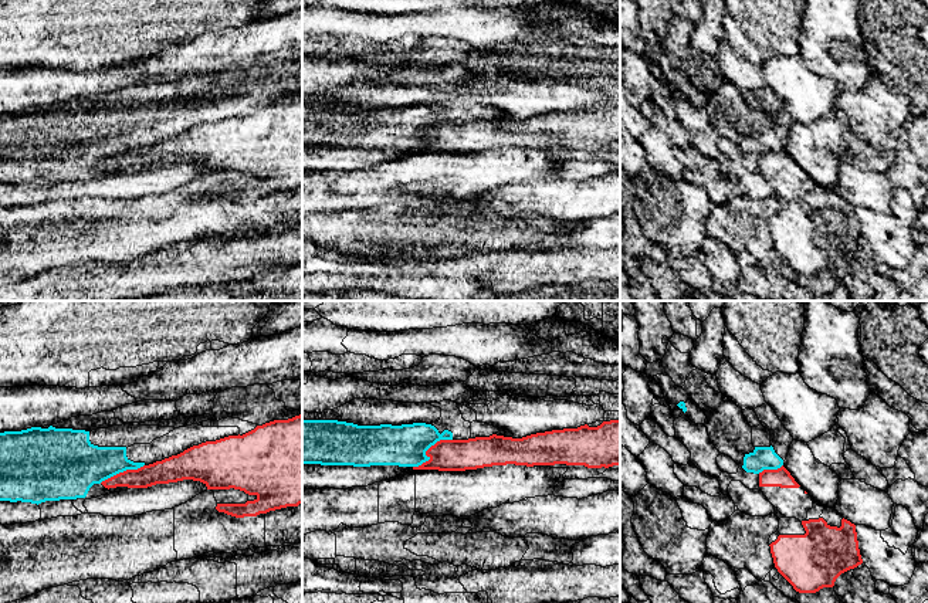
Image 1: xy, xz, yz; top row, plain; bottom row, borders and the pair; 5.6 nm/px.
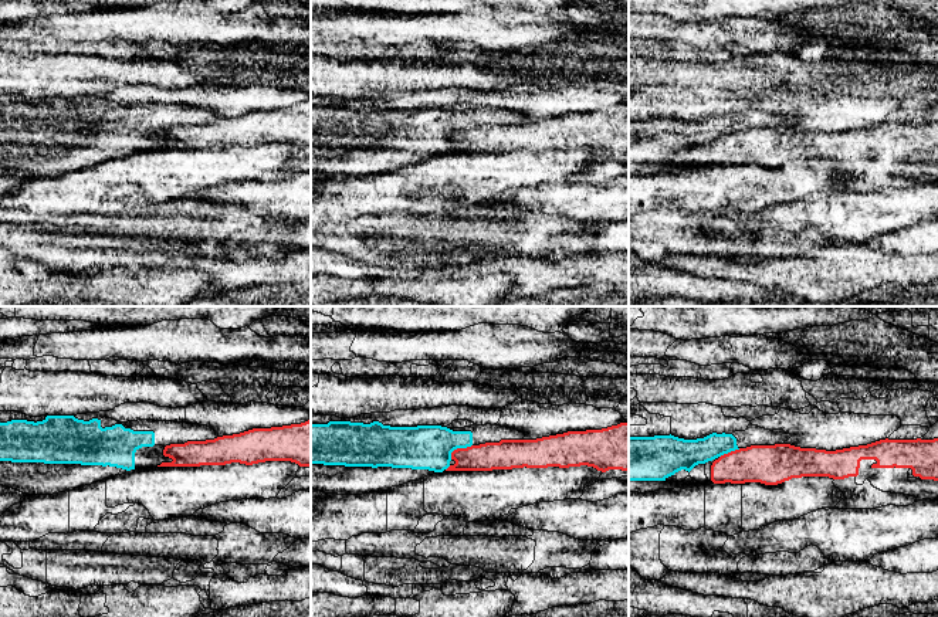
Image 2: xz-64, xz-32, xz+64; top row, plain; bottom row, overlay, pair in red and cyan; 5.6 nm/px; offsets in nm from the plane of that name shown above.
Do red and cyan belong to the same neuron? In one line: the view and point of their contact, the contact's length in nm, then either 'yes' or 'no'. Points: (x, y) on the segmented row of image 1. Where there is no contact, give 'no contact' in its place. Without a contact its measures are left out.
meets red in xz at (427, 450); contact 280 nm long; no

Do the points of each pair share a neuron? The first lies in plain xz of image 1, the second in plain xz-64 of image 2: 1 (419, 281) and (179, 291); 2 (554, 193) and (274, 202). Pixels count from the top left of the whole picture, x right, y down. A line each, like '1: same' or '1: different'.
1: same
2: same

